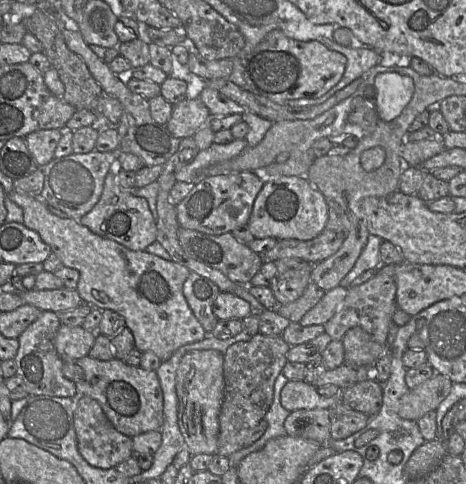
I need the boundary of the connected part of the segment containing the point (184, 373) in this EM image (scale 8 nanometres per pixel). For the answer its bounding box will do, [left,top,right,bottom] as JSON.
[176,350,224,454]

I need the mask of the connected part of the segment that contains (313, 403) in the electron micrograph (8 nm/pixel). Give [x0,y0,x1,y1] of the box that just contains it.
[280,381,340,411]

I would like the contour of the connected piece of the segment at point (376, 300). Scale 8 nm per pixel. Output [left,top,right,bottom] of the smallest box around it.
[324,264,399,347]

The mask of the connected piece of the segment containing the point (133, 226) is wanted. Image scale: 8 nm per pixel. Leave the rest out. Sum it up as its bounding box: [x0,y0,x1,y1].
[79,166,157,251]

